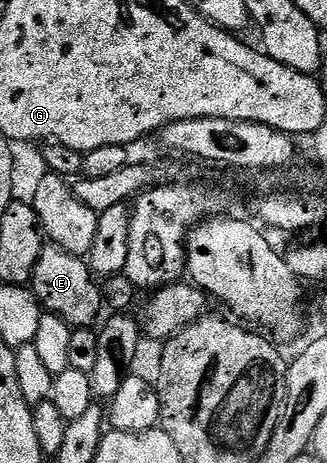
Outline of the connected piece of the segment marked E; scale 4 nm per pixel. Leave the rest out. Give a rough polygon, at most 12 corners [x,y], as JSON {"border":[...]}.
{"border":[[47,245],[30,286],[44,312],[94,328],[104,292],[80,256]]}

